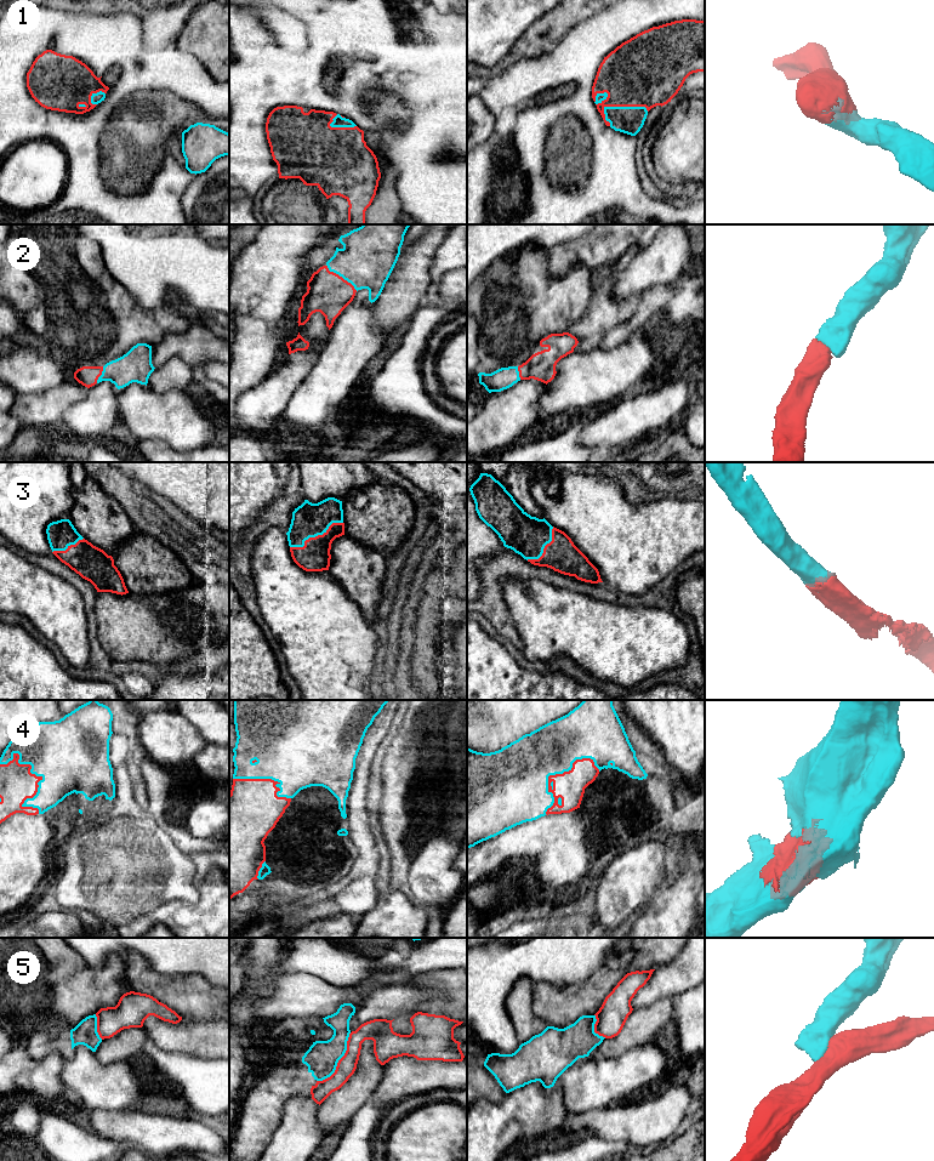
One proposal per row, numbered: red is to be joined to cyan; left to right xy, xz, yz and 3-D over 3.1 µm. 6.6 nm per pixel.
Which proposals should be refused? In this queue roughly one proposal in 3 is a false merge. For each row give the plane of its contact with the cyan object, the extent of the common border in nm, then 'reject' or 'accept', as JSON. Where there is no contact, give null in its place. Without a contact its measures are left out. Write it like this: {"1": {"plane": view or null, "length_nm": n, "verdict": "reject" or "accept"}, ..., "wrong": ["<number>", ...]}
{"1": {"plane": "yz", "length_nm": 300, "verdict": "accept"}, "2": {"plane": "xz", "length_nm": 260, "verdict": "accept"}, "3": {"plane": "xz", "length_nm": 400, "verdict": "accept"}, "4": {"plane": "xy", "length_nm": 440, "verdict": "accept"}, "5": {"plane": "xz", "length_nm": 400, "verdict": "reject"}, "wrong": ["5"]}

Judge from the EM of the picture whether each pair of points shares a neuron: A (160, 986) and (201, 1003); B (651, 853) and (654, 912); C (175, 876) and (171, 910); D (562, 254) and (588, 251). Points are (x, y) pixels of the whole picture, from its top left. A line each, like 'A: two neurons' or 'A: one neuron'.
A: one neuron
B: two neurons
C: two neurons
D: one neuron

